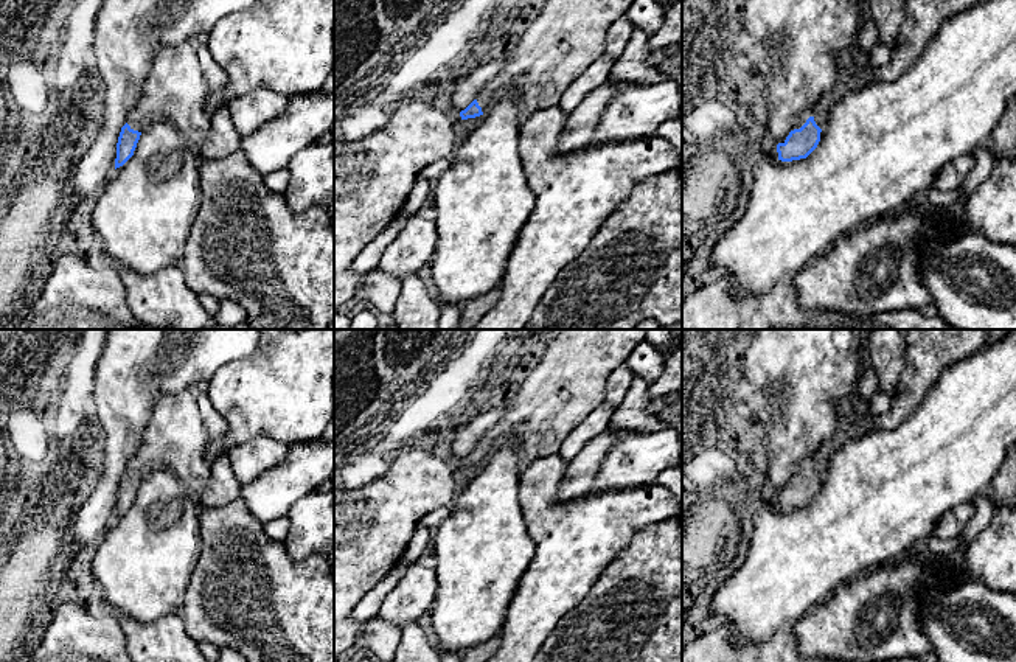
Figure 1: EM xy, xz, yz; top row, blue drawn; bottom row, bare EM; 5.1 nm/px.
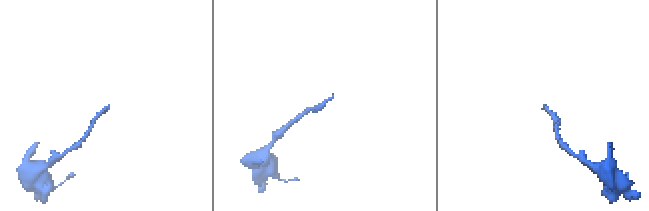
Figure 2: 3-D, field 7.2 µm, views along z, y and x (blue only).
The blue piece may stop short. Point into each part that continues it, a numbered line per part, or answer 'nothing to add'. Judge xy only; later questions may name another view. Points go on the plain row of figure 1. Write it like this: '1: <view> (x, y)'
1: xy (174, 440)

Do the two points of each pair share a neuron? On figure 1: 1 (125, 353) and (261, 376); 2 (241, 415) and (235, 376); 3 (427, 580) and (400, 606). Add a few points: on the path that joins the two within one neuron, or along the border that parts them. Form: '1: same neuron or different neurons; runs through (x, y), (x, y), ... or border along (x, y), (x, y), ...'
1: different neurons; border along (252, 353), (226, 362), (207, 381)
2: same neuron; runs through (241, 406), (241, 390), (238, 386)
3: same neuron; runs through (421, 586), (406, 602)

